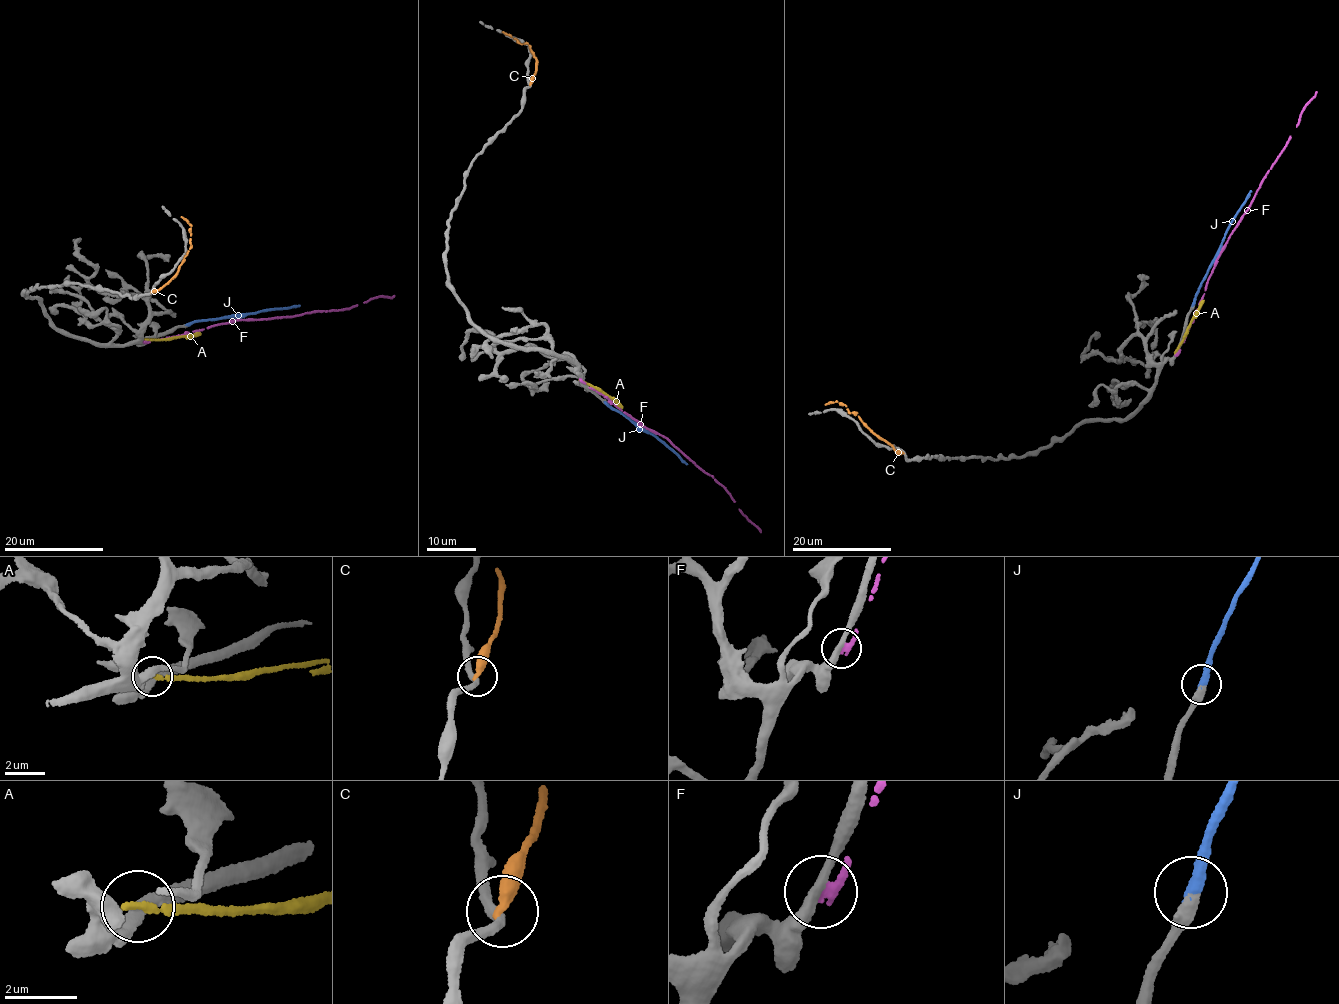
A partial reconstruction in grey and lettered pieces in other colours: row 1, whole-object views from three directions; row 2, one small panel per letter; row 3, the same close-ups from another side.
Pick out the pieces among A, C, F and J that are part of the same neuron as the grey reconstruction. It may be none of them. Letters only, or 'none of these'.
J

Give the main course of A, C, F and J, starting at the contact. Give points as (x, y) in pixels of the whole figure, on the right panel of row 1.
A: (1176, 351), (1204, 300)
C: (903, 453), (894, 451), (890, 444), (875, 436), (858, 415), (849, 412), (843, 405), (836, 401), (824, 404)
F: (1176, 354), (1216, 260), (1250, 208), (1304, 107), (1317, 92)
J: (1192, 304), (1251, 191)

